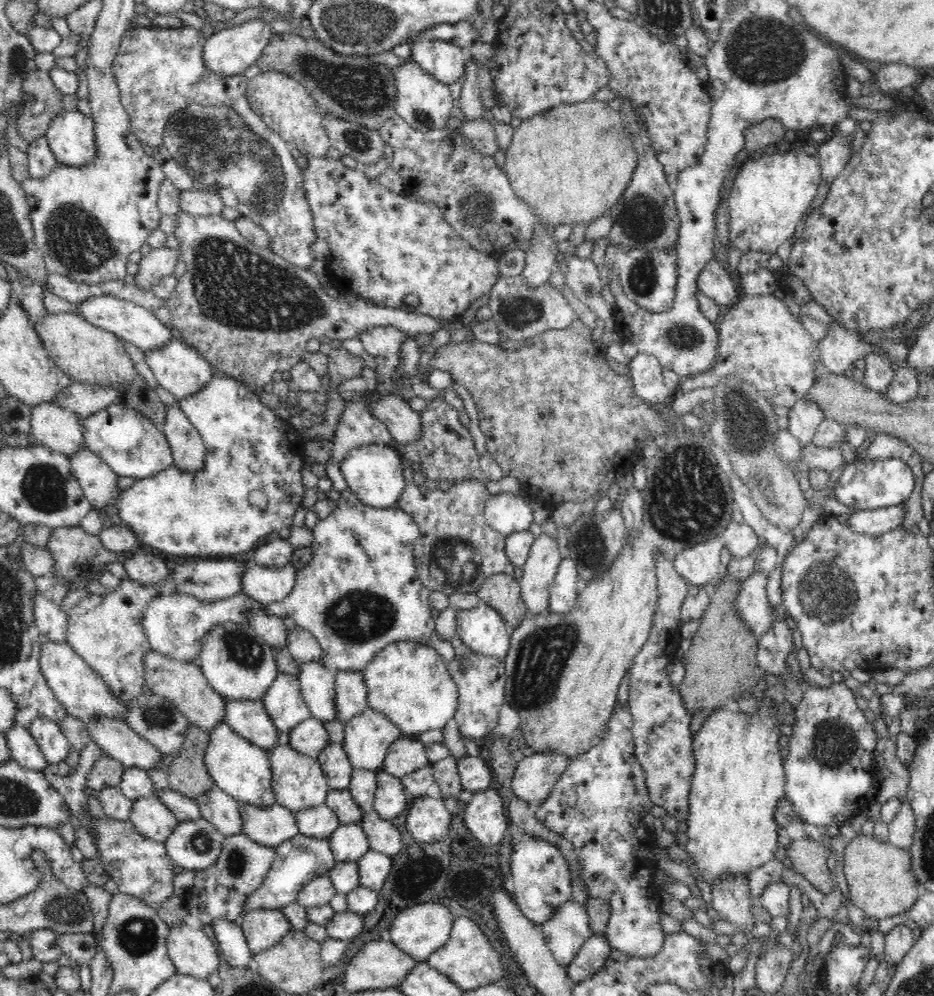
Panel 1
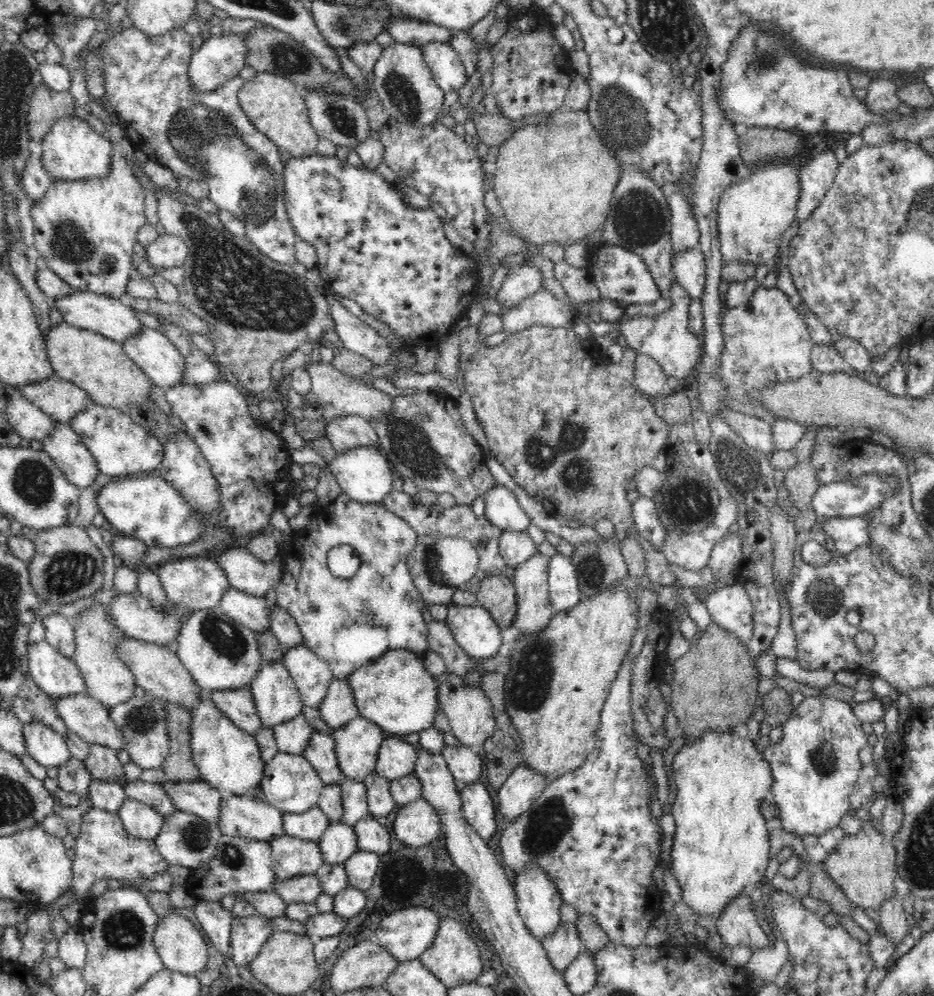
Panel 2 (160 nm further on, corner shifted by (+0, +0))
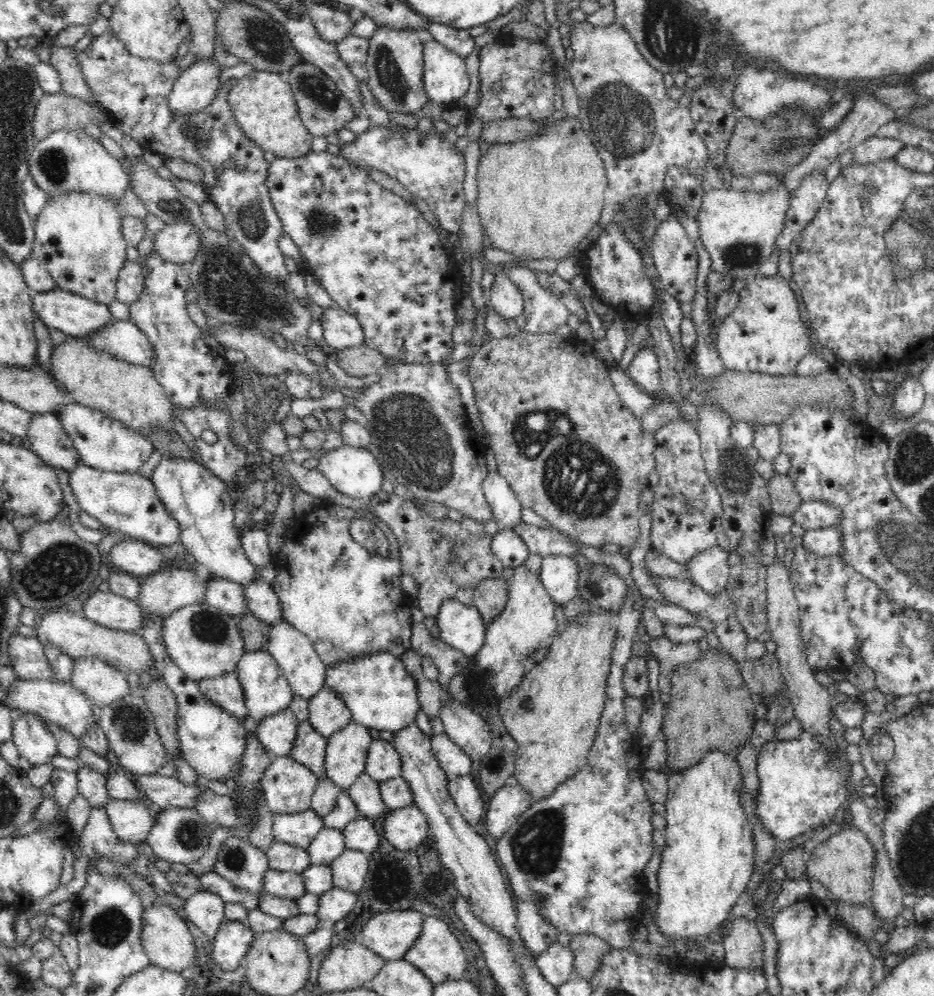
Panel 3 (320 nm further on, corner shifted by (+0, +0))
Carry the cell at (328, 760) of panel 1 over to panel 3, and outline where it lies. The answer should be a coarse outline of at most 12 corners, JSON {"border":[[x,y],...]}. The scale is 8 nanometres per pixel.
{"border":[[300,721],[289,755],[325,778],[327,738]]}

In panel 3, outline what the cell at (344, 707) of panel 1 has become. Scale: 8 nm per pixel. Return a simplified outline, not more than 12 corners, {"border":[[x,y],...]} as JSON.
{"border":[[331,689],[308,700],[309,722],[324,738],[352,722]]}

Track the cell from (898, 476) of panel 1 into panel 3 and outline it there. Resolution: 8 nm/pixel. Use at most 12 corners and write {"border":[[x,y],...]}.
{"border":[[802,501],[790,517],[807,531],[836,527],[841,508]]}

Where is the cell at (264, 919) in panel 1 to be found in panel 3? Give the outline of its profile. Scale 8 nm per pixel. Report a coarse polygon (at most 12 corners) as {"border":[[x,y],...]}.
{"border":[[224,919],[211,957],[222,970],[236,970],[257,933]]}

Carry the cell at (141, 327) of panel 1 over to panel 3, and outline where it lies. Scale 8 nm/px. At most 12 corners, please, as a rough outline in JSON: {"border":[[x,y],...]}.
{"border":[[58,287],[33,293],[33,313],[65,335],[115,321],[108,304]]}

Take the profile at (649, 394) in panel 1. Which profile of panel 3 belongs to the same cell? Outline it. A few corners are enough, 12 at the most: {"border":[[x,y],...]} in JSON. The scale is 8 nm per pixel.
{"border":[[642,347],[626,369],[649,395],[661,396],[655,347]]}

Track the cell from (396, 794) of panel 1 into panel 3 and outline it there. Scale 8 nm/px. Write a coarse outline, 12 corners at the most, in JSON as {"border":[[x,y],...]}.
{"border":[[365,772],[346,791],[361,818],[388,810],[379,782]]}

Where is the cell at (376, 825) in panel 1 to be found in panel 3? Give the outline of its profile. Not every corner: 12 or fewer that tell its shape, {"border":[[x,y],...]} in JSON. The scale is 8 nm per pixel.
{"border":[[360,817],[341,831],[348,850],[376,852],[380,835]]}

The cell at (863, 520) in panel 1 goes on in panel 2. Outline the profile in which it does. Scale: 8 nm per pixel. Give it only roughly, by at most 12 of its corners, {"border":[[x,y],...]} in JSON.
{"border":[[869,513],[832,518],[821,532],[838,553],[869,544]]}

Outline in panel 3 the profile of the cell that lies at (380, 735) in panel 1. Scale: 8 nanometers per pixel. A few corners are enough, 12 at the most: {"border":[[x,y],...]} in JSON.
{"border":[[355,721],[328,737],[325,777],[346,790],[373,740]]}

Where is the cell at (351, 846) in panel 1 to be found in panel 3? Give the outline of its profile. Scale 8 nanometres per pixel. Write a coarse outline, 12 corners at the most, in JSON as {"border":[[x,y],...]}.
{"border":[[324,827],[305,849],[329,865],[347,848],[341,829]]}

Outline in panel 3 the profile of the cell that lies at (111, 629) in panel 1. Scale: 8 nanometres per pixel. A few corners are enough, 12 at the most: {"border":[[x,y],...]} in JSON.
{"border":[[92,658],[75,661],[72,686],[98,708],[129,693],[125,672]]}

